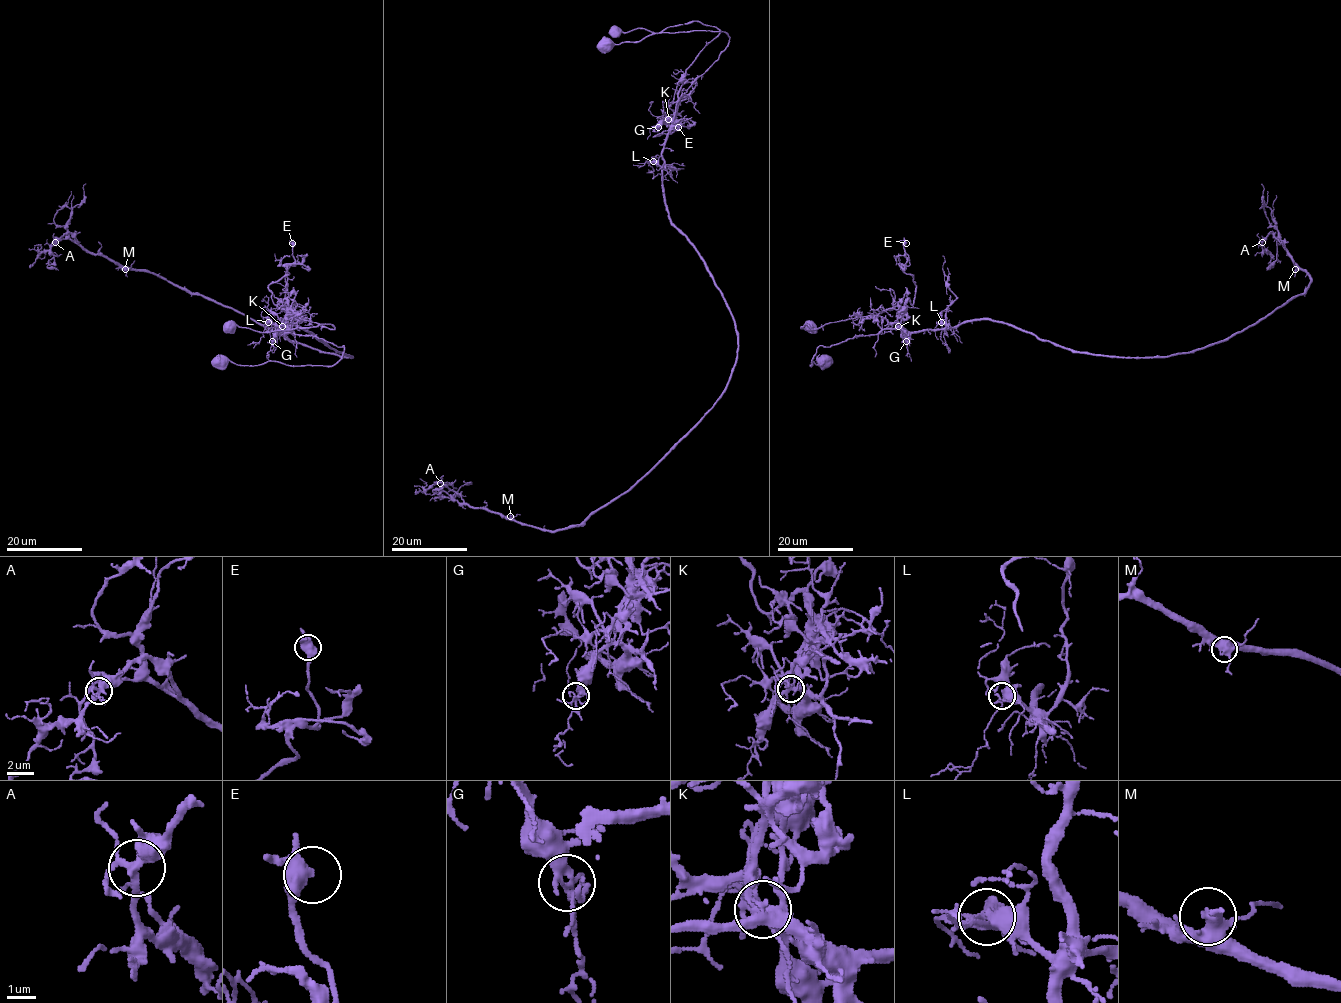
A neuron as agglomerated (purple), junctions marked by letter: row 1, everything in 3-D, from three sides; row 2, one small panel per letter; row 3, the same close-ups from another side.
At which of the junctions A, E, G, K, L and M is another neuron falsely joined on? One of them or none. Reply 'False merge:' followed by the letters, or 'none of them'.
False merge: K

